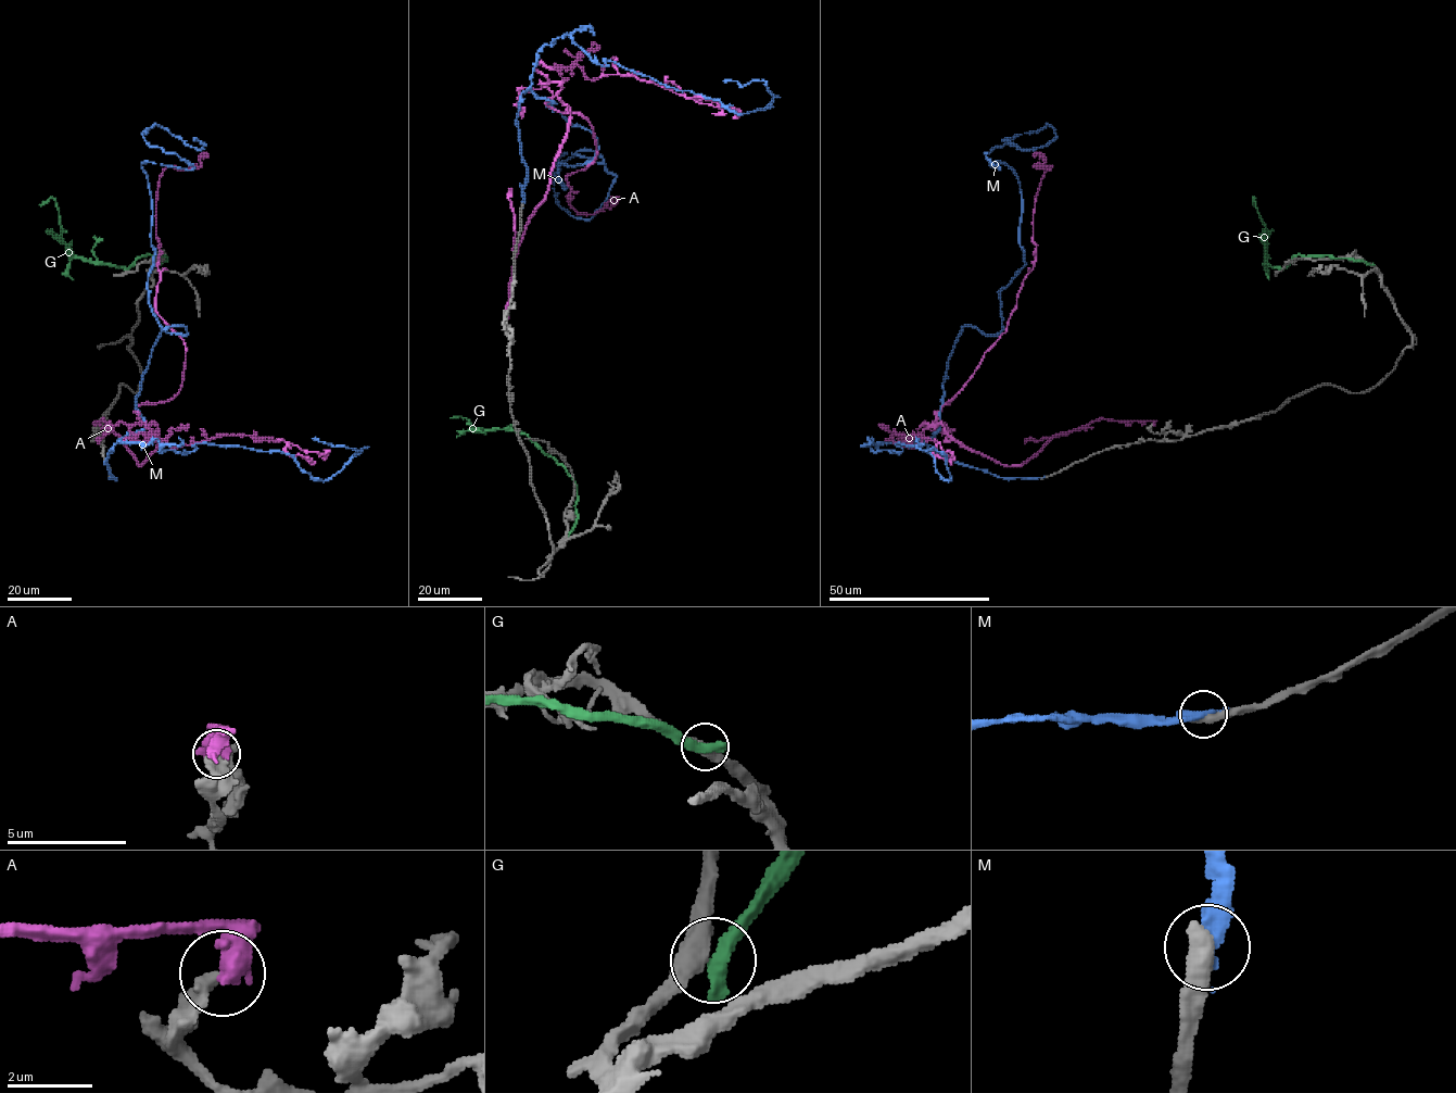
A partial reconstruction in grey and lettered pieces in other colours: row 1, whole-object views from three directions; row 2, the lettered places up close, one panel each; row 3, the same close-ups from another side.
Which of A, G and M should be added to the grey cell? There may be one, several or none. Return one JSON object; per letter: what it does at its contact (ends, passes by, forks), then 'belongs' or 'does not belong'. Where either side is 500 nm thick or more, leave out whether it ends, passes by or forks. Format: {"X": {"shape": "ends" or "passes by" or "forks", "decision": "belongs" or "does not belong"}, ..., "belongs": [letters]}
{"A": {"decision": "does not belong"}, "G": {"shape": "ends", "decision": "does not belong"}, "M": {"decision": "does not belong"}, "belongs": []}

